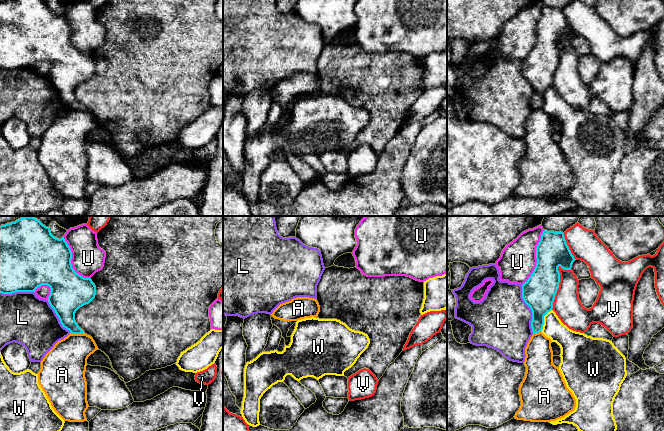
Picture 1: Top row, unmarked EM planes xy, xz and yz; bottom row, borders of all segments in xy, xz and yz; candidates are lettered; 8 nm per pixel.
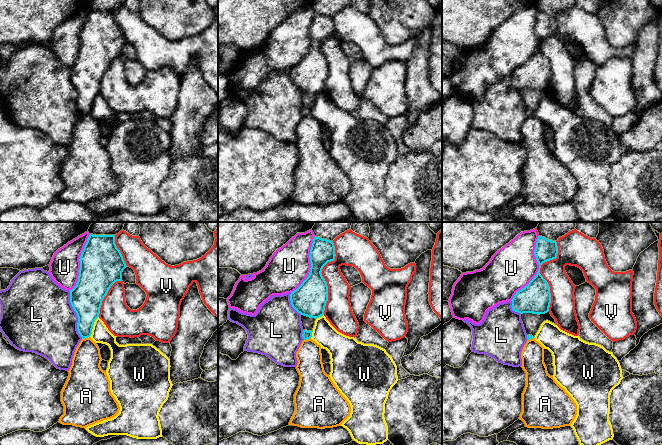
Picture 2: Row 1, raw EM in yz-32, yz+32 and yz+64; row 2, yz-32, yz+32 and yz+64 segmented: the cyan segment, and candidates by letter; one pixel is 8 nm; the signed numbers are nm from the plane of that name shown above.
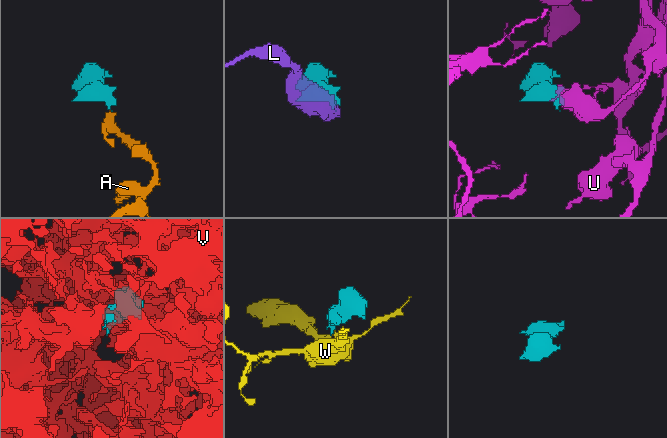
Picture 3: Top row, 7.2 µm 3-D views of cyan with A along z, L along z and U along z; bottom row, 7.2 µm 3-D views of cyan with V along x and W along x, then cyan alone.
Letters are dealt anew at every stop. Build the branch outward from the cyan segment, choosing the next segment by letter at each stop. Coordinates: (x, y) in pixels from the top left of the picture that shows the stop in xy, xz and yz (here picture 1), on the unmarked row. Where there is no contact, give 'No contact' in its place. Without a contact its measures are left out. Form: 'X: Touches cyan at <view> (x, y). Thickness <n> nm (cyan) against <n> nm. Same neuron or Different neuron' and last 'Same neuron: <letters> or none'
A: Touches cyan at xy (77, 109). Thickness 200 nm (cyan) against 320 nm. Different neuron
L: Touches cyan at yz (530, 84). Thickness 260 nm (cyan) against 460 nm. Different neuron
U: Touches cyan at yz (536, 34). Thickness 260 nm (cyan) against 300 nm. Different neuron
V: Touches cyan at yz (558, 63). Thickness 260 nm (cyan) against 220 nm. Different neuron
W: Touches cyan at yz (543, 96). Thickness 260 nm (cyan) against 170 nm. Different neuron
Same neuron: none

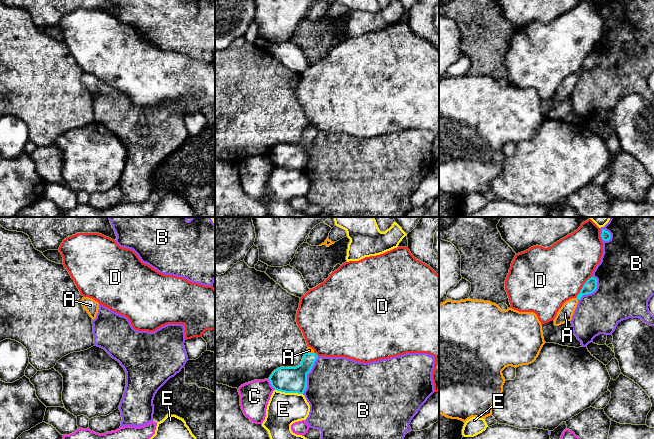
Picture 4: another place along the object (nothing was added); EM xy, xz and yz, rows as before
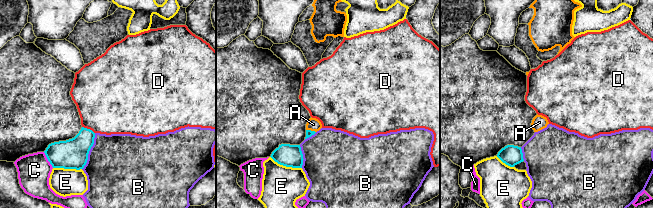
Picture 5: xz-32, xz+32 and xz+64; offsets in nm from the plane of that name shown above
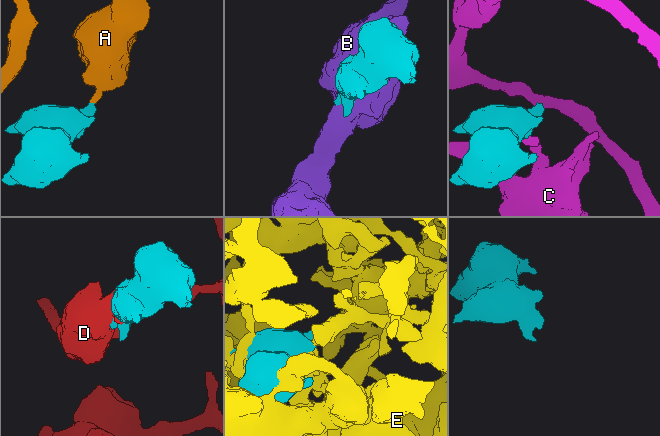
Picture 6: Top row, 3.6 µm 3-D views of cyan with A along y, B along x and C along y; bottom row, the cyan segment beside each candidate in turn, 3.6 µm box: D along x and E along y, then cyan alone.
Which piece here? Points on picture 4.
A: Touches cyan at xz (310, 129). Thickness 200 nm (cyan) against 50 nm. Same neuron
B: Touches cyan at xz (306, 151). Thickness 200 nm (cyan) against 460 nm. Different neuron
C: Touches cyan at xz (271, 160). Thickness 200 nm (cyan) against 240 nm. Different neuron
D: Touches cyan at yz (582, 63). Thickness 100 nm (cyan) against 460 nm. Different neuron
E: Touches cyan at xz (289, 168). Thickness 200 nm (cyan) against 260 nm. Different neuron
Same neuron: A

